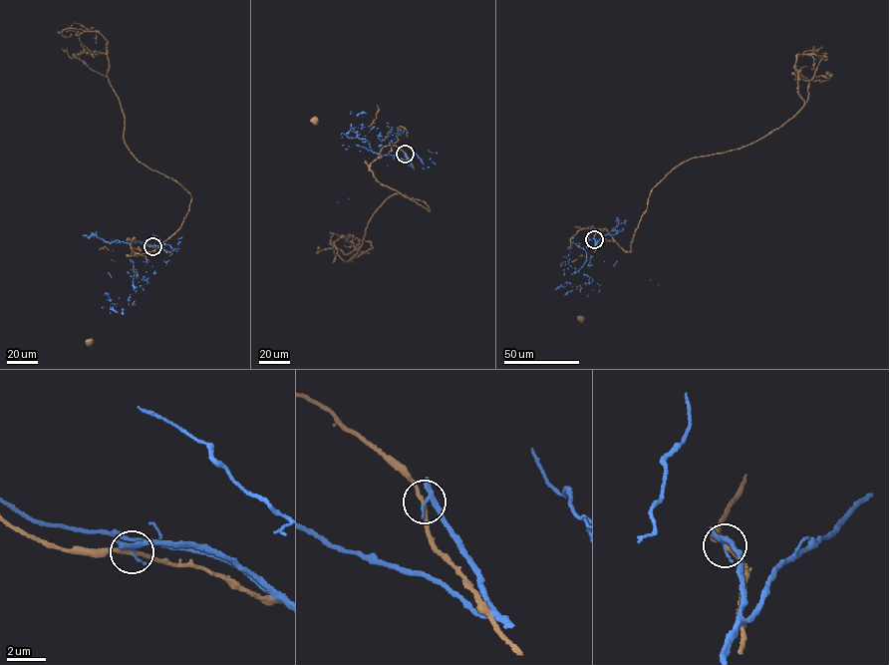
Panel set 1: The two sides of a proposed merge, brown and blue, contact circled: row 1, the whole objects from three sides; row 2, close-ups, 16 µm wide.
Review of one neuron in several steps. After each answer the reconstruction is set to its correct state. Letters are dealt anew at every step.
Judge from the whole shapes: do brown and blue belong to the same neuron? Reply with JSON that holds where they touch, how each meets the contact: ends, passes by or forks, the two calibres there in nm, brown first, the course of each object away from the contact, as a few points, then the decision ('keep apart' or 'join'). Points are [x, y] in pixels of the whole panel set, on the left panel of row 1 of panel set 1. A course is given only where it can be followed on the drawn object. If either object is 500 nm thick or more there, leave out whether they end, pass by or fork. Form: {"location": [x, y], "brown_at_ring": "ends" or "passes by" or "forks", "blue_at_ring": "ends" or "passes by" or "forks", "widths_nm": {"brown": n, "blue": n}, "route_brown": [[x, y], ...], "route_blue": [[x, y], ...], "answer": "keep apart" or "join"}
{"location": [152, 246], "brown_at_ring": "passes by", "blue_at_ring": "passes by", "widths_nm": {"brown": 190, "blue": 240}, "route_brown": [[152, 246], [128, 238], [135, 238], [133, 251], [148, 261], [136, 275], [135, 301], [89, 341]], "route_blue": [[152, 246], [169, 255], [166, 265], [134, 272], [128, 304], [107, 299], [119, 298], [110, 275], [138, 282]], "answer": "keep apart"}

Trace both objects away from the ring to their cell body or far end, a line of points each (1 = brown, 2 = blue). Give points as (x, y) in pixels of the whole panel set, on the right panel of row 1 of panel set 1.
1: (594, 239), (596, 232), (606, 228), (589, 227), (570, 237), (582, 318)
2: (594, 239), (591, 264), (587, 259), (572, 274), (572, 286), (599, 285), (616, 263), (658, 285)

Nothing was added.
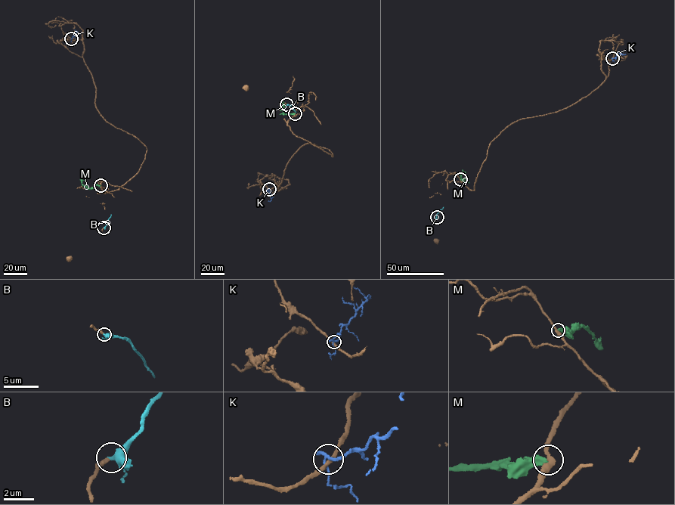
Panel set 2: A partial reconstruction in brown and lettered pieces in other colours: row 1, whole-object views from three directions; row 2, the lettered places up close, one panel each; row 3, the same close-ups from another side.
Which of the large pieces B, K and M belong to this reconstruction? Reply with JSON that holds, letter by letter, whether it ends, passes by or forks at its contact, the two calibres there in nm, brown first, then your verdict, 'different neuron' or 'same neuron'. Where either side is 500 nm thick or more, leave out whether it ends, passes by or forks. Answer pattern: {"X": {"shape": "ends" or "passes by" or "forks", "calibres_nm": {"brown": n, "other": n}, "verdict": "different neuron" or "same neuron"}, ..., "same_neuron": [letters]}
{"B": {"shape": "forks", "calibres_nm": {"brown": 280, "other": 300}, "verdict": "same neuron"}, "K": {"shape": "passes by", "calibres_nm": {"brown": 240, "other": 200}, "verdict": "different neuron"}, "M": {"shape": "ends", "calibres_nm": {"brown": 320, "other": 420}, "verdict": "different neuron"}, "same_neuron": ["B"]}

